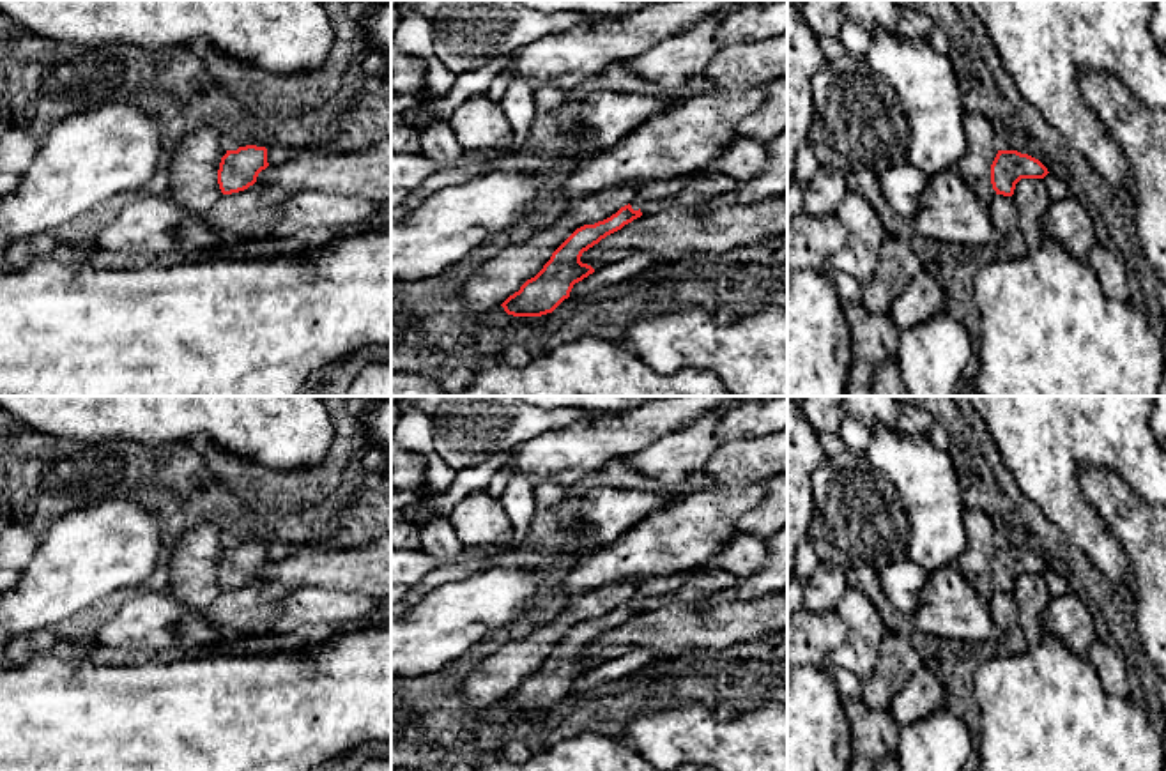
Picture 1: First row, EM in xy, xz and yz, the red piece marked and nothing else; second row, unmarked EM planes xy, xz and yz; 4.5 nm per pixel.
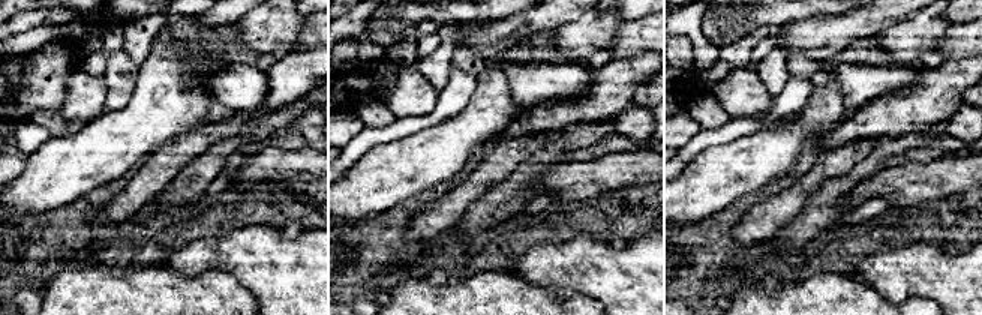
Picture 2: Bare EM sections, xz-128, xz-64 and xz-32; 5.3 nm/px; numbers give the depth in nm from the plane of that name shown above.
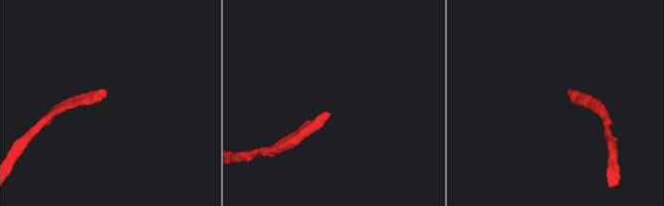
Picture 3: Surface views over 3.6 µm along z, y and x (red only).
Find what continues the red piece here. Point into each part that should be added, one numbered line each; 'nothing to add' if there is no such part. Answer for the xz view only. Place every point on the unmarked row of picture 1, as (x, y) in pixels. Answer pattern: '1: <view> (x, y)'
1: xz (659, 584)

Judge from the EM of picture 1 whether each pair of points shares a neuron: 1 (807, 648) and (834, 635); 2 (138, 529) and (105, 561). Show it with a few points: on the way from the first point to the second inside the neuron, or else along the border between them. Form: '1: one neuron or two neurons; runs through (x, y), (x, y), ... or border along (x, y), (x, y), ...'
1: one neuron; runs through (814, 641), (820, 635), (827, 635)
2: one neuron; runs through (130, 536), (114, 552)

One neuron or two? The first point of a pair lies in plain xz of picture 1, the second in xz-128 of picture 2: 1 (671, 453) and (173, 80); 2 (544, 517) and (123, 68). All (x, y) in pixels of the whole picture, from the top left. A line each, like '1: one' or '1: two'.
1: two
2: one

